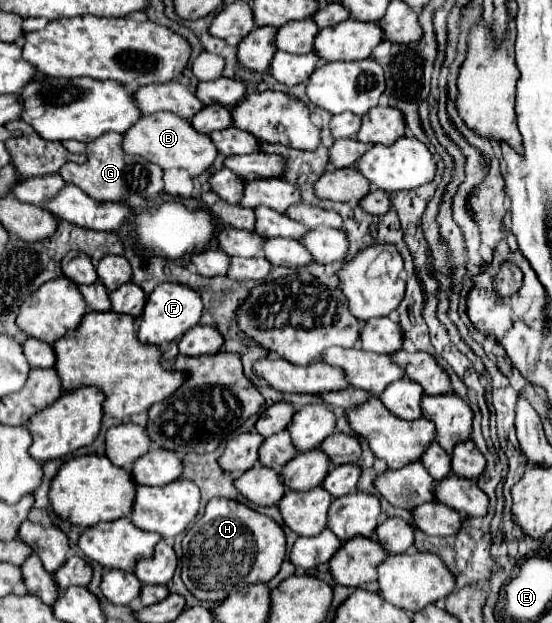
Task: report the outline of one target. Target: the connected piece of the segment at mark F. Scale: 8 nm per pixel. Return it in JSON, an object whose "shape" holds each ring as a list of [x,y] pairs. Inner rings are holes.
{"shape":[[[164,282],[146,300],[144,312],[138,320],[138,330],[136,330],[138,340],[142,344],[150,344],[150,346],[162,346],[162,344],[180,340],[180,336],[186,330],[190,330],[192,326],[198,324],[200,314],[202,314],[202,300],[200,300],[200,296],[196,296],[196,292],[188,290],[188,286],[182,286],[182,284]]]}

